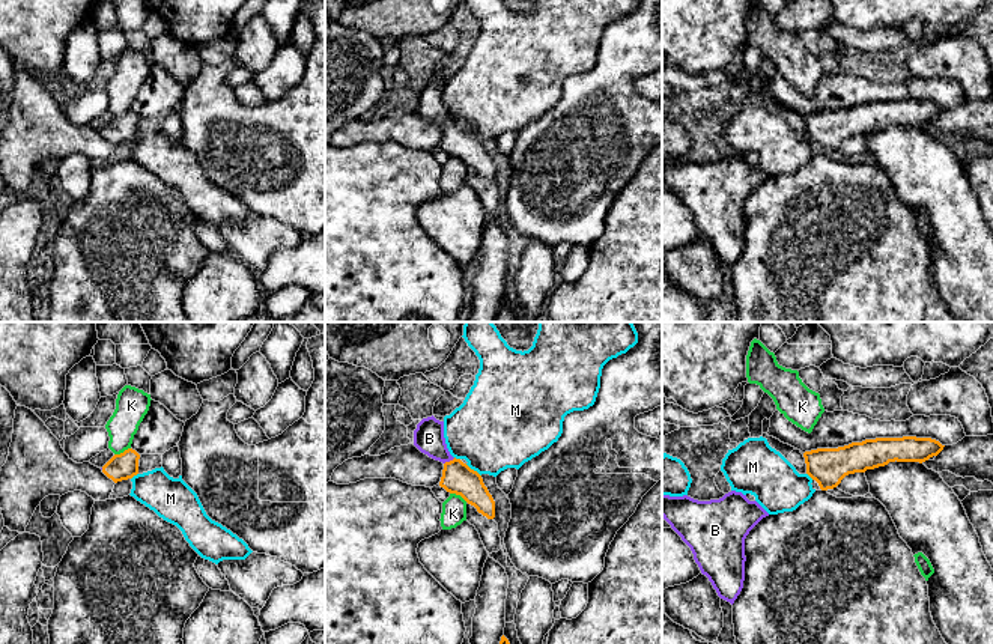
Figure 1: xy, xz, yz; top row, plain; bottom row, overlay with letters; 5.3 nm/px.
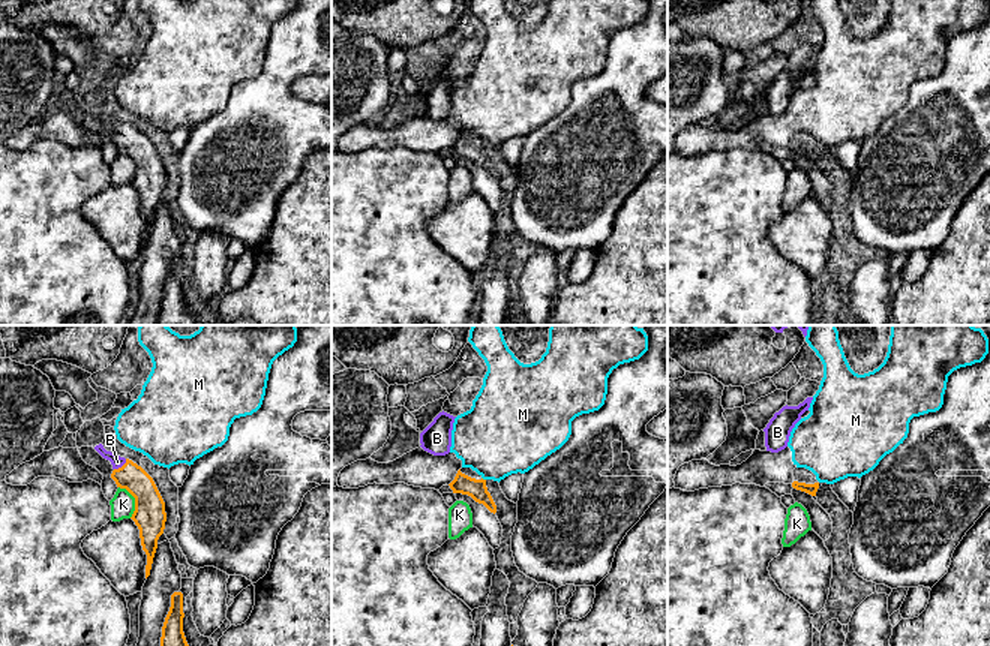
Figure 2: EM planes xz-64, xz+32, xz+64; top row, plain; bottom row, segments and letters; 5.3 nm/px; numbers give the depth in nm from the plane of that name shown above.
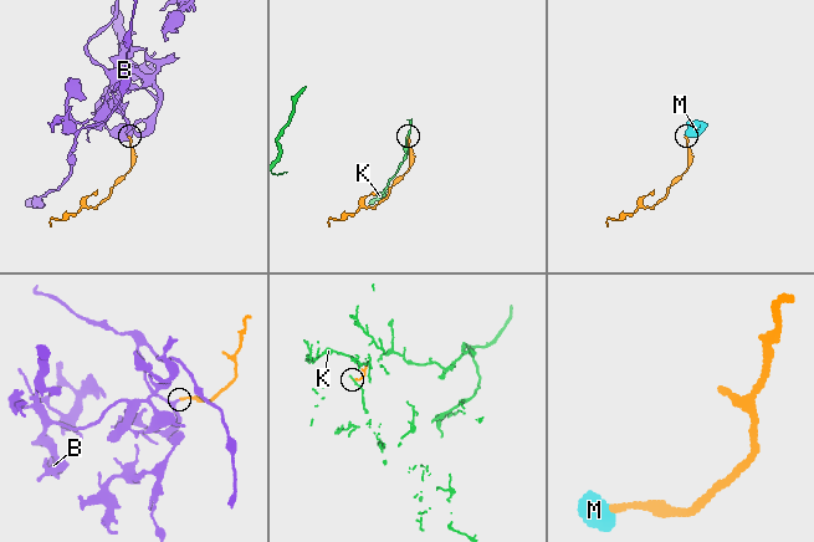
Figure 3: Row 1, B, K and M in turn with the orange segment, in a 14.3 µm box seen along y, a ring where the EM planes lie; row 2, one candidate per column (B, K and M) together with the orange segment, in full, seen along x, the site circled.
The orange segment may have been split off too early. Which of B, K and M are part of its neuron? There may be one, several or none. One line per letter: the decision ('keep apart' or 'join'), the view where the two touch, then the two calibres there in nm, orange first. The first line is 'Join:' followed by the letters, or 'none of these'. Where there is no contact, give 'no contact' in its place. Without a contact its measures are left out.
Join: B
B: join; contact in xz; calibres 170 and 160 nm
K: keep apart; contact in xz; calibres 170 and 130 nm
M: keep apart; contact in xz; calibres 170 and 440 nm

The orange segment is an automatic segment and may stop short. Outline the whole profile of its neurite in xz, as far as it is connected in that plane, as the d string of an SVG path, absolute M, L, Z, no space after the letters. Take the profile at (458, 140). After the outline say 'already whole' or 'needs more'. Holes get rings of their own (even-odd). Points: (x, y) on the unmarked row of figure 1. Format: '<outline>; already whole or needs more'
M433 78L423 81L414 93L414 108L421 116L444 126L441 150L460 158L487 182L495 181L495 164L481 138L450 117L444 101L444 84L436 83Z; needs more

